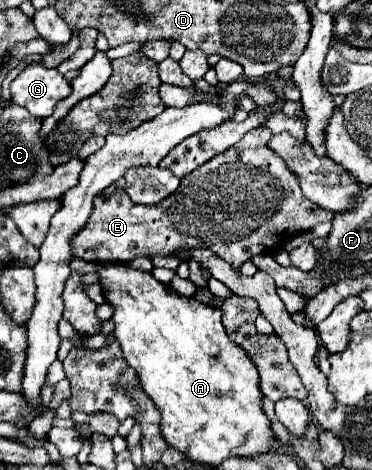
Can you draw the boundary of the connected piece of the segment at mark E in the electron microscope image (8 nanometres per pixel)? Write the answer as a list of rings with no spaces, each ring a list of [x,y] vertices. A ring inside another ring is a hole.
[[[267,127],[247,131],[235,147],[181,179],[179,191],[155,207],[139,207],[131,203],[123,189],[107,187],[95,199],[87,227],[75,237],[73,255],[97,263],[125,263],[137,255],[169,255],[179,247],[207,247],[239,269],[241,263],[259,253],[281,249],[289,235],[333,221],[335,213],[315,207],[303,195],[299,177],[269,149],[269,139],[271,131]]]

